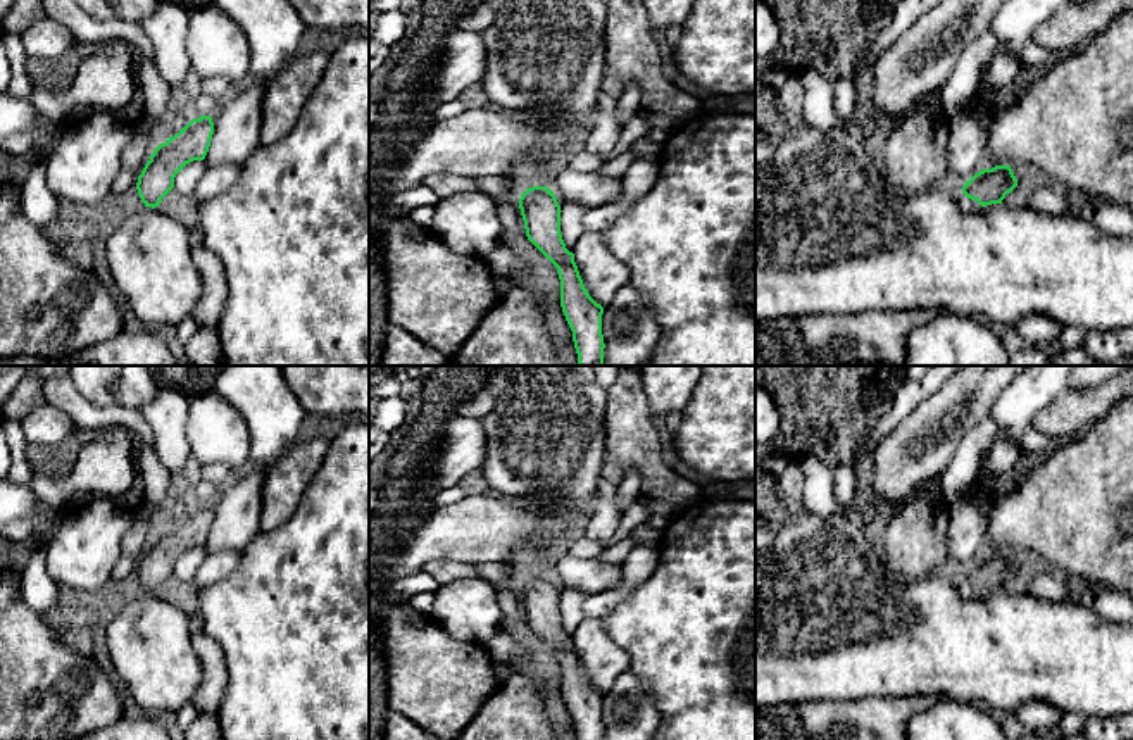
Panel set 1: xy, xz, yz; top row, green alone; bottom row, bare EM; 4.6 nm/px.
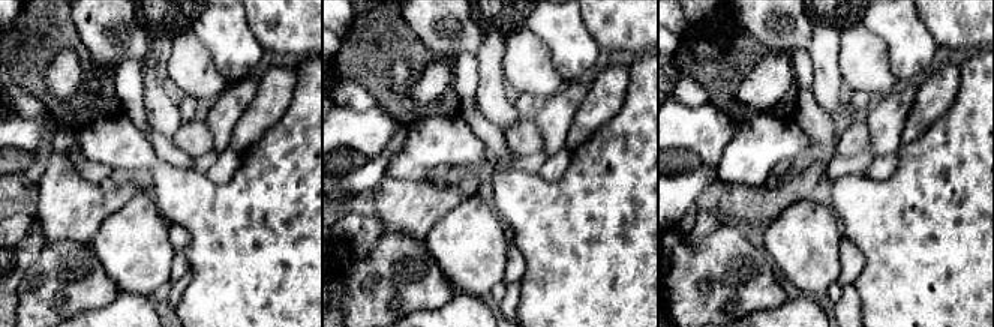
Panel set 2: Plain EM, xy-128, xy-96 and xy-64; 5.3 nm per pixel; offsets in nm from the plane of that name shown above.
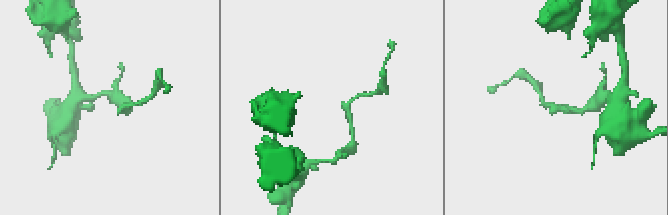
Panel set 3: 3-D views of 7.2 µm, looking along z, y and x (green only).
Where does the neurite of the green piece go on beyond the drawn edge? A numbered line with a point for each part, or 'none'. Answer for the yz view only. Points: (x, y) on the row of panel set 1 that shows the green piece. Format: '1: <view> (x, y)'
1: yz (968, 206)

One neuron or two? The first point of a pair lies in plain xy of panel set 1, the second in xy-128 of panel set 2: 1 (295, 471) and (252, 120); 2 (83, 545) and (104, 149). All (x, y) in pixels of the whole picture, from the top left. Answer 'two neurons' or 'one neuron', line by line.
1: one neuron
2: one neuron

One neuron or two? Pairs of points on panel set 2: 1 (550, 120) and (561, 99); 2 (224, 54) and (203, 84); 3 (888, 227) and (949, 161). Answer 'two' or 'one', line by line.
1: one
2: two
3: one

